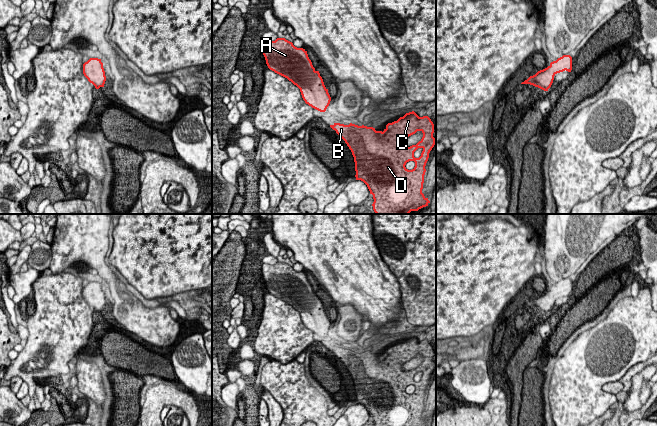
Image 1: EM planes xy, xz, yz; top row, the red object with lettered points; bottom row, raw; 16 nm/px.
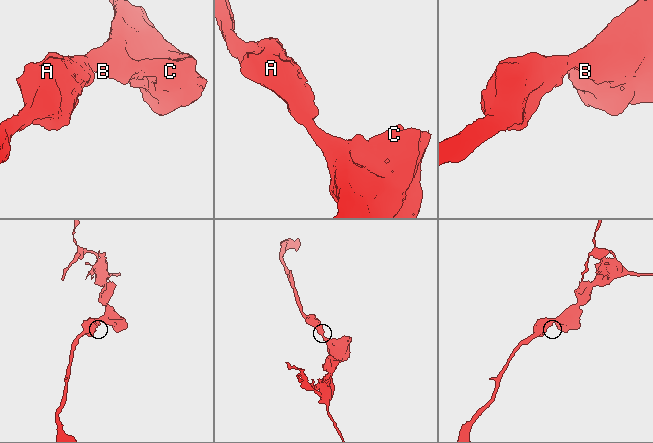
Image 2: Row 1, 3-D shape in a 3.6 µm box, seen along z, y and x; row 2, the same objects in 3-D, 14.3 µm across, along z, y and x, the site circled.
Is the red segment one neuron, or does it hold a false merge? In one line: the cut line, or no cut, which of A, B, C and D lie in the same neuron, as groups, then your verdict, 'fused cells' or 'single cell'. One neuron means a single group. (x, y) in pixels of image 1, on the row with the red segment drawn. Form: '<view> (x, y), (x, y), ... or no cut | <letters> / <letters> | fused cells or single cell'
no cut | A B C D | single cell

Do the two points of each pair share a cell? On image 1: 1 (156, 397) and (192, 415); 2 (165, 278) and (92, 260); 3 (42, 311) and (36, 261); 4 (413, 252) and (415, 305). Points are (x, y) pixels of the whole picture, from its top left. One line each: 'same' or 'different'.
1: same
2: different
3: different
4: same

